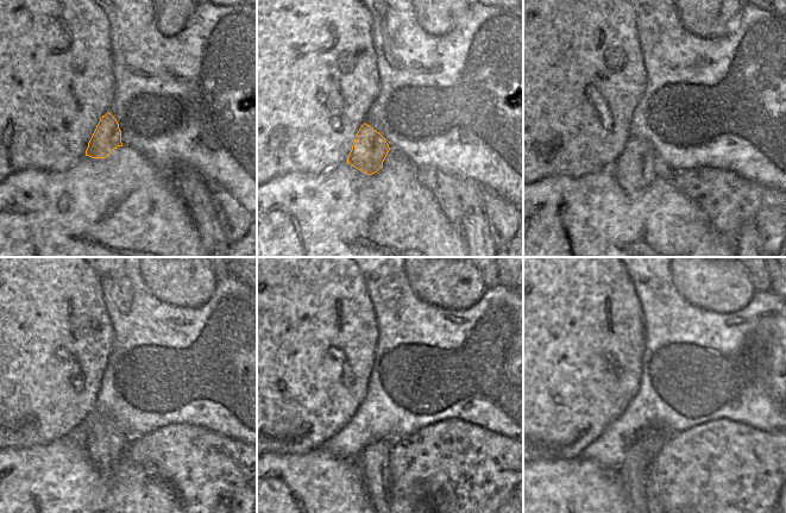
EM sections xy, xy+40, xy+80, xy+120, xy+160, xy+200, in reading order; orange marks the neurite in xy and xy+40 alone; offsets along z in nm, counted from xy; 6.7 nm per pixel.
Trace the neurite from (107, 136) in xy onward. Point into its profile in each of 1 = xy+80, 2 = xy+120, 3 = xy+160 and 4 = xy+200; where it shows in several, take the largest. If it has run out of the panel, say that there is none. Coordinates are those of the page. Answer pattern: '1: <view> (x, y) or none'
1: xy+80 (636, 167)
2: xy+120 (106, 444)
3: xy+160 (372, 461)
4: xy+200 (651, 496)

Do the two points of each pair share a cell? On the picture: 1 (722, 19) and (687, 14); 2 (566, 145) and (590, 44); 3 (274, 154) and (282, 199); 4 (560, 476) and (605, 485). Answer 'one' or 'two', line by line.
1: one
2: one
3: two
4: one

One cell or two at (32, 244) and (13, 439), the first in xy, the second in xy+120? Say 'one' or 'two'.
two

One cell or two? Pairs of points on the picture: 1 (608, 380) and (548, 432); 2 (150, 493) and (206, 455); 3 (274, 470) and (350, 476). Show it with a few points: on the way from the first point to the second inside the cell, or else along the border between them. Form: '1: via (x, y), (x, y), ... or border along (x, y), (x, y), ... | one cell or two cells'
1: via (593, 387), (563, 418) | one cell
2: border along (143, 468), (167, 480), (182, 500) | two cells
3: via (293, 476), (331, 476) | one cell

